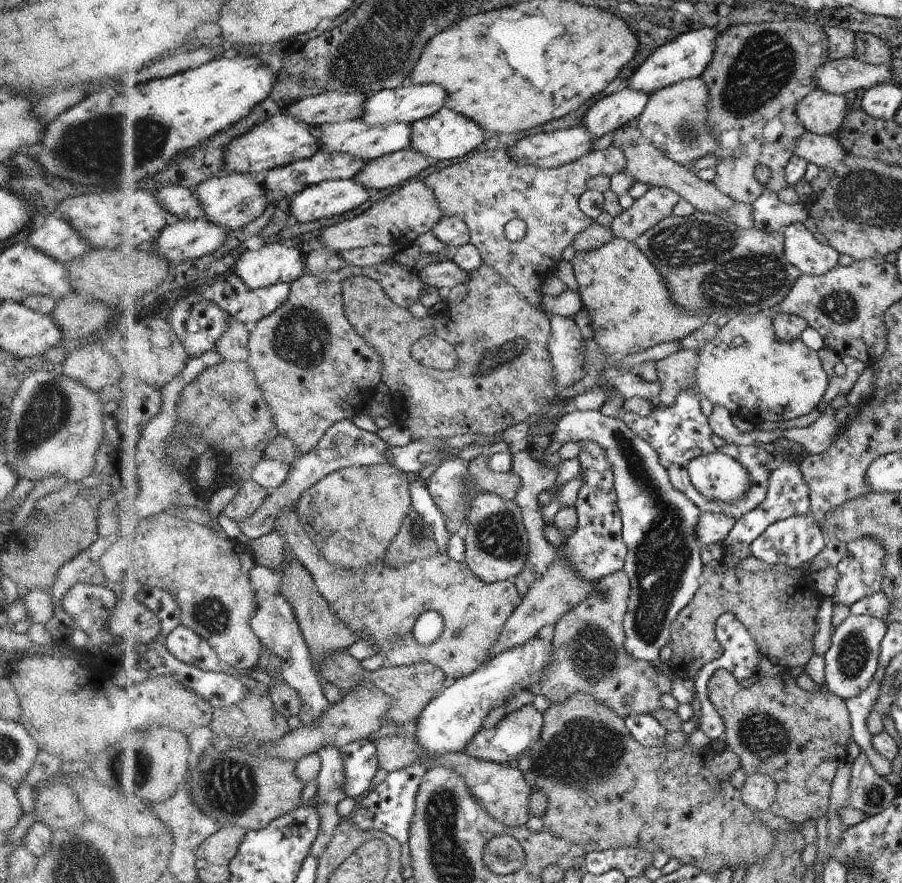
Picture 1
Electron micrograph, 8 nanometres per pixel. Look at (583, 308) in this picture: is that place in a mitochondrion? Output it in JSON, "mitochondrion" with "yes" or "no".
{"mitochondrion":"no"}

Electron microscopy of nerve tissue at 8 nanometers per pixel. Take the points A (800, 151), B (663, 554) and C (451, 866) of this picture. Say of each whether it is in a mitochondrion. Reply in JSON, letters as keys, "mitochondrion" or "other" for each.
{"A":"other","B":"mitochondrion","C":"mitochondrion"}

